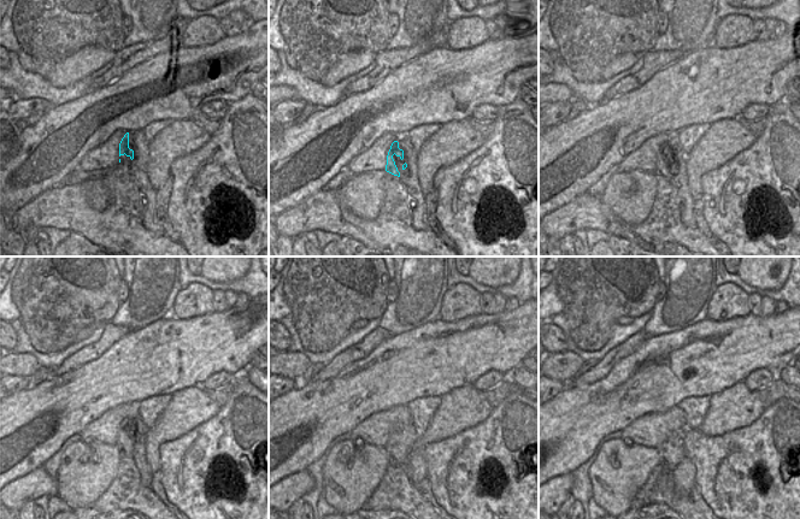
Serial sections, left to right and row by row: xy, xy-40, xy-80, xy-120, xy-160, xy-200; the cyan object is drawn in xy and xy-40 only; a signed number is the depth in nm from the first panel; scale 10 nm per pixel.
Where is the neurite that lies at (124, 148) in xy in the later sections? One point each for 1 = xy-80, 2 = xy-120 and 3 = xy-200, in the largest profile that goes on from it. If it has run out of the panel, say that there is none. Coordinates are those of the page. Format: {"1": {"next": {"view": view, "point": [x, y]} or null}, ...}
{"1": {"next": {"view": "xy-80", "point": [664, 161]}}, "2": {"next": {"view": "xy-120", "point": [128, 434]}}, "3": {"next": {"view": "xy-200", "point": [671, 452]}}}

